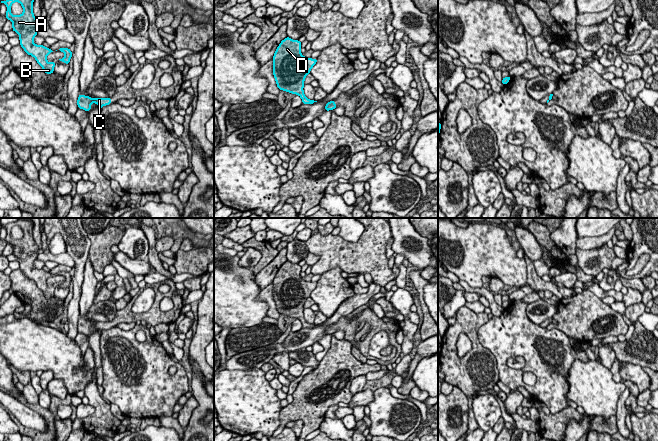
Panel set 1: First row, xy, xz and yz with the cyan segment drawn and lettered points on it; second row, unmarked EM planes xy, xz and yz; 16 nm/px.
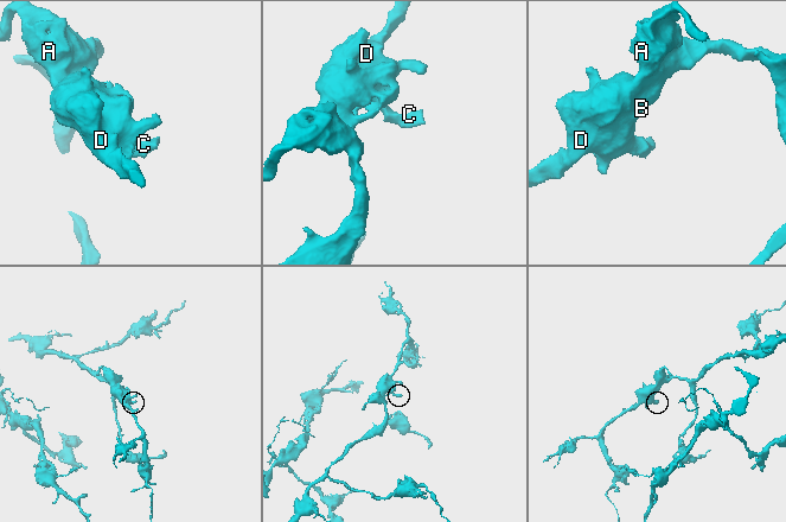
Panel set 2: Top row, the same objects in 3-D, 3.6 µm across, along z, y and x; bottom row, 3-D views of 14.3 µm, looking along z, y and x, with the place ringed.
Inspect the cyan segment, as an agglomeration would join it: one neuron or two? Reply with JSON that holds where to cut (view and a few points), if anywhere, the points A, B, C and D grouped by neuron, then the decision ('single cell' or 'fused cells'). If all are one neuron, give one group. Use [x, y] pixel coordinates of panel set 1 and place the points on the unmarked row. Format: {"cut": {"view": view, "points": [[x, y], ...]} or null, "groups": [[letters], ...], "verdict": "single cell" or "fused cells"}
{"cut": null, "groups": [["A", "B", "C", "D"]], "verdict": "single cell"}

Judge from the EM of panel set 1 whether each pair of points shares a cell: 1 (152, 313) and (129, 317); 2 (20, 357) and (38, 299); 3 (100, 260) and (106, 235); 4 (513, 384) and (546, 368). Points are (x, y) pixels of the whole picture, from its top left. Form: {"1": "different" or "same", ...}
{"1": "same", "2": "different", "3": "same", "4": "same"}

